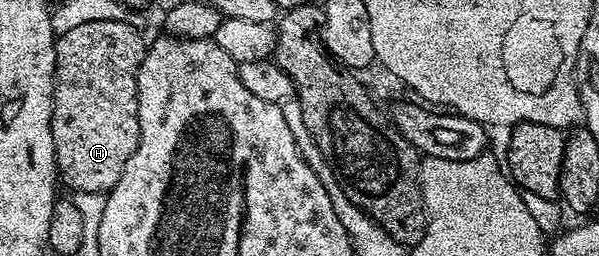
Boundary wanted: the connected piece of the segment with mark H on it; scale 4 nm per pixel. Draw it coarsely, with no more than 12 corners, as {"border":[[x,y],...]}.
{"border":[[144,35],[55,40],[58,177],[109,192],[141,136]]}

